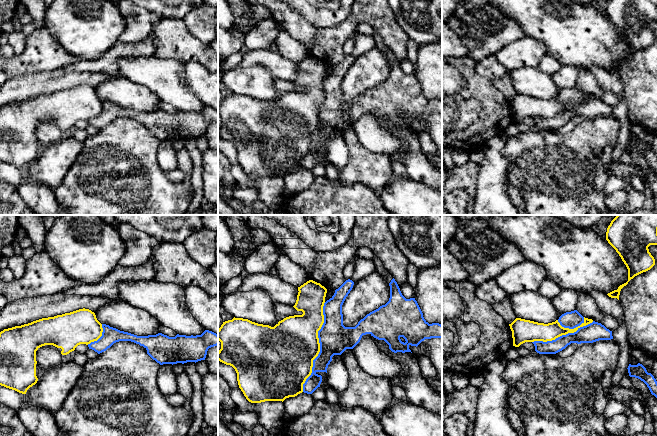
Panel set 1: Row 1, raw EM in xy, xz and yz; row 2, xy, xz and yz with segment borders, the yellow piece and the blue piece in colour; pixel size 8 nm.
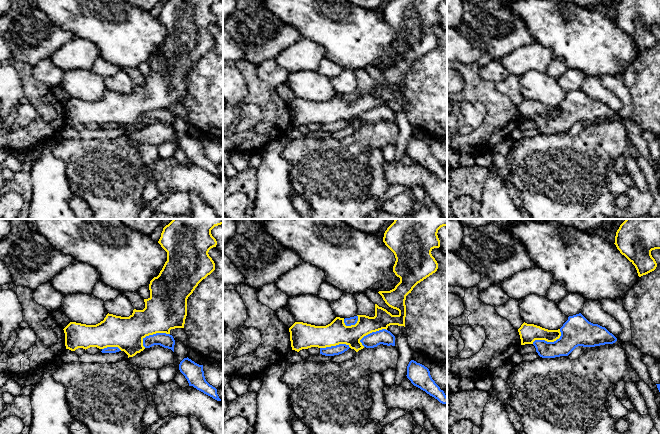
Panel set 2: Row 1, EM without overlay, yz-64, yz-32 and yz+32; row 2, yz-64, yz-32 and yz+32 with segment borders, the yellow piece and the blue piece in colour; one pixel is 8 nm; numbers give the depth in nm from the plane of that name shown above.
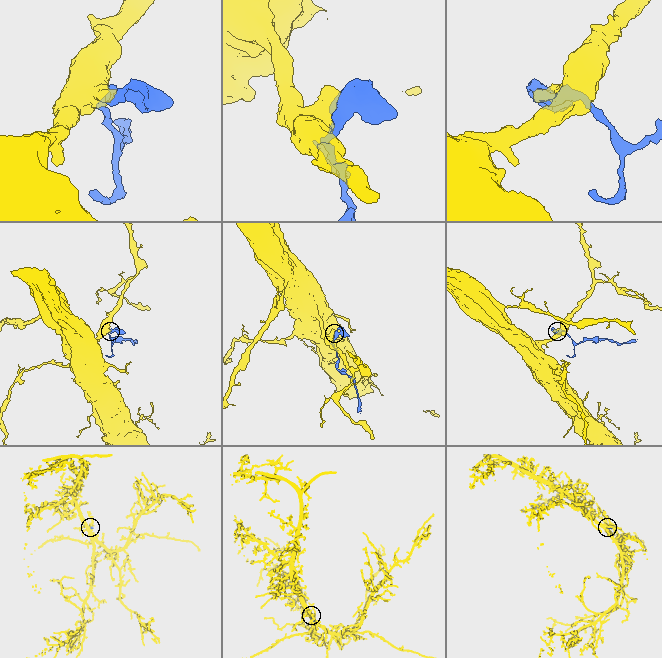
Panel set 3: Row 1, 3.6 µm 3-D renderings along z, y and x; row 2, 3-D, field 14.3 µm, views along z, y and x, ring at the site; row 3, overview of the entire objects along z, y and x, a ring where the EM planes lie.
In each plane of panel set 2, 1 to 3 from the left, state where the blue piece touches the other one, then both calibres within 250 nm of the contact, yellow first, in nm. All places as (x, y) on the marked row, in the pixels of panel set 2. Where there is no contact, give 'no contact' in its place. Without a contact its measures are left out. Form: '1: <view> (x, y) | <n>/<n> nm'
1: yz-64 (153, 333) | 320/110 nm
2: yz-32 (372, 331) | 160/120 nm
3: yz+32 (549, 341) | 150/240 nm

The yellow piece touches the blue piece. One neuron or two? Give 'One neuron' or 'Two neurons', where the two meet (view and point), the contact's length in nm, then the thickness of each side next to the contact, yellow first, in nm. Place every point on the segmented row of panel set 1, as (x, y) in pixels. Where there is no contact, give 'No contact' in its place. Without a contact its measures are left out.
Two neurons. Touches yellow at yz (562, 334). Shared border 500 nm. Thickness 170 nm (yellow) against 150 nm

